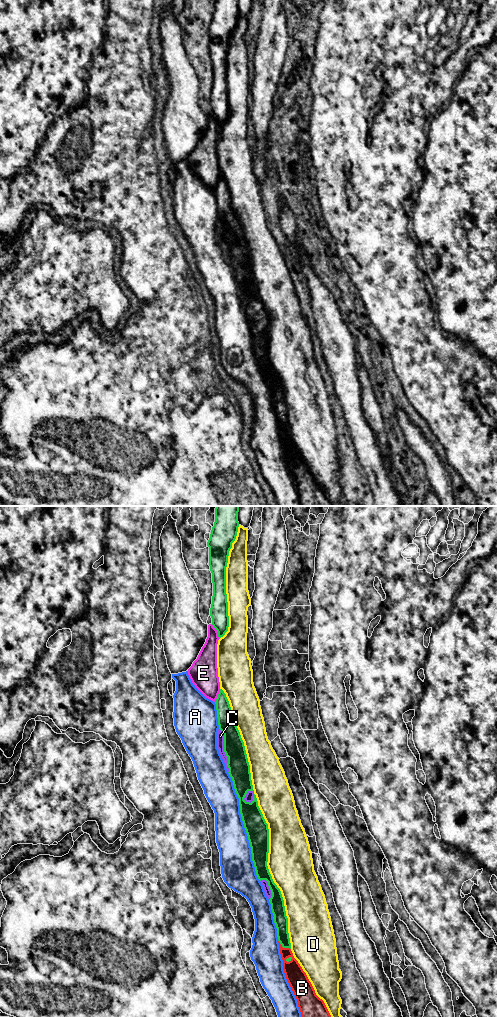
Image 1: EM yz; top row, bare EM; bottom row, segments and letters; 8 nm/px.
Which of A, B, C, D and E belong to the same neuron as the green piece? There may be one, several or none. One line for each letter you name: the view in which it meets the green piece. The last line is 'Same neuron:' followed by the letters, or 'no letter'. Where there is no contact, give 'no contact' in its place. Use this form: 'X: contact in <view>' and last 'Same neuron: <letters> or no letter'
Same neuron: no letter

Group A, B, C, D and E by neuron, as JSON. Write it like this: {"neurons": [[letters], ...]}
{"neurons": [["A"], ["B", "C"], ["D"], ["E"]]}

